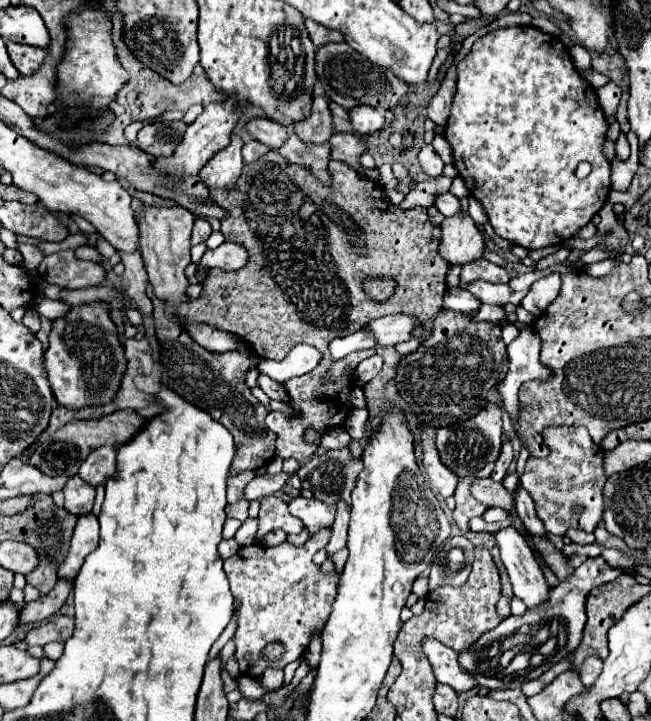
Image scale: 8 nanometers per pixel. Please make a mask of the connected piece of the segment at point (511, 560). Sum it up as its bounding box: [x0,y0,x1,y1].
[492,526,548,608]

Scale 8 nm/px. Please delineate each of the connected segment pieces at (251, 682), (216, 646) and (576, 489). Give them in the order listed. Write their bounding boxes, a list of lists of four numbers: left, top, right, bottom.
[[238,676,267,700],[207,600,239,662],[522,428,606,536]]

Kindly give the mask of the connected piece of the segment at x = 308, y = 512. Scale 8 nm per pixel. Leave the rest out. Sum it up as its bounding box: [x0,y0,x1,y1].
[290,498,336,536]

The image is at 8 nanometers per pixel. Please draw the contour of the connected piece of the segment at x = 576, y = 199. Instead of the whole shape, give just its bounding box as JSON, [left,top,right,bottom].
[444,26,610,250]

